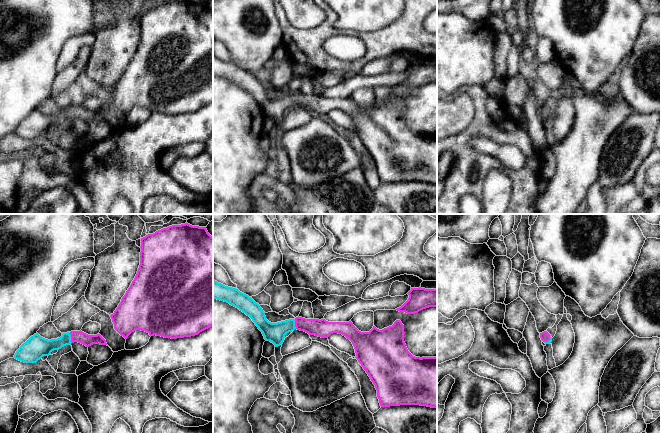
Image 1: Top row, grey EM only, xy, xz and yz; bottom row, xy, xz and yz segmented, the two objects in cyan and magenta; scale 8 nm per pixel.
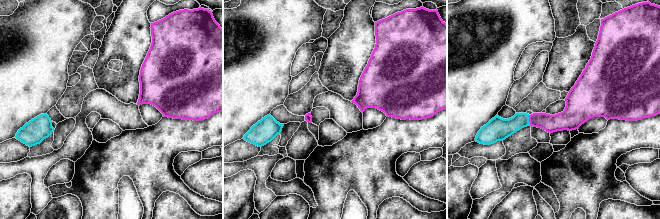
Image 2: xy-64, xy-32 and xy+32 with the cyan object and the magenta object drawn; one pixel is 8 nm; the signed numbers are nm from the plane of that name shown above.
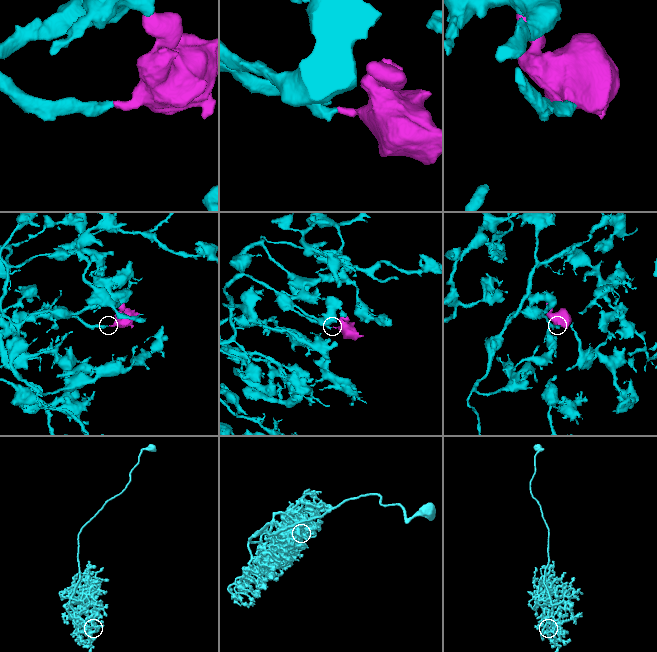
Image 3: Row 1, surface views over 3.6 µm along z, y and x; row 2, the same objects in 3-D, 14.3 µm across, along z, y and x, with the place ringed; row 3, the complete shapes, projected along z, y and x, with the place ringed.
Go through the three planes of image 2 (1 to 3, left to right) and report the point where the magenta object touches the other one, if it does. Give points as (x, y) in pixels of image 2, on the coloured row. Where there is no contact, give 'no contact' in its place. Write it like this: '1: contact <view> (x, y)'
1: no contact
2: no contact
3: contact xy+32 (528, 120)

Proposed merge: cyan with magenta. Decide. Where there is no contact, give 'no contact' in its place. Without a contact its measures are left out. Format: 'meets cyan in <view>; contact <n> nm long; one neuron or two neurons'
meets cyan in xy; contact 90 nm long; one neuron

